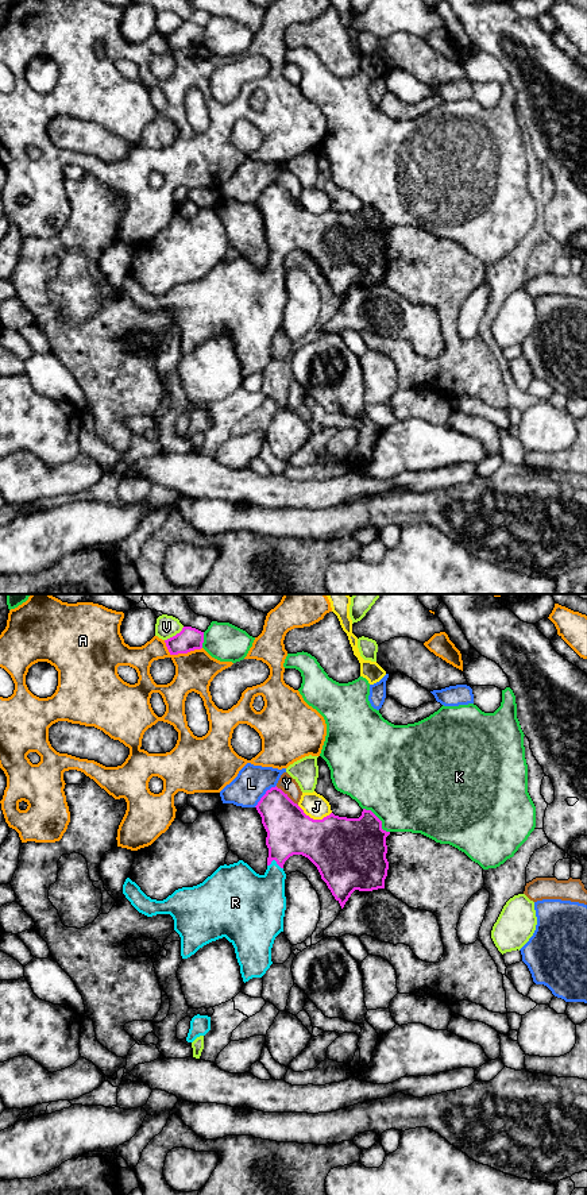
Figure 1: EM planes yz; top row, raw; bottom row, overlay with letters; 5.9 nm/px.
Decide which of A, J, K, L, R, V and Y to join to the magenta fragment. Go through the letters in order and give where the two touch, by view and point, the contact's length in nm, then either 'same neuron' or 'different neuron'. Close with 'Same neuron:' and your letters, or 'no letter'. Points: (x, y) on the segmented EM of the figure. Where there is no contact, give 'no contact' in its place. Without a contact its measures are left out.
A: yz (180, 652) | 240 nm | different neuron
J: yz (315, 820) | 220 nm | different neuron
K: yz (379, 820) | 220 nm | different neuron
L: yz (265, 794) | 190 nm | different neuron
R: yz (275, 860) | 100 nm | same neuron
V: yz (176, 635) | 150 nm | different neuron
Y: yz (286, 794) | 180 nm | different neuron
Same neuron: R

